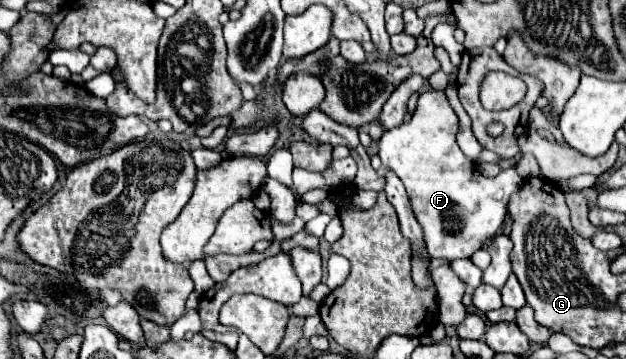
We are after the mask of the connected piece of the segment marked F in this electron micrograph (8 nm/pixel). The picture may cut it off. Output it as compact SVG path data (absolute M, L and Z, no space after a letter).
M426 91L418 97L416 111L408 123L386 131L380 139L382 169L392 169L406 187L412 211L424 229L424 241L432 259L466 259L482 249L502 227L508 203L524 179L516 169L496 177L484 177L456 143L458 117L444 91Z

